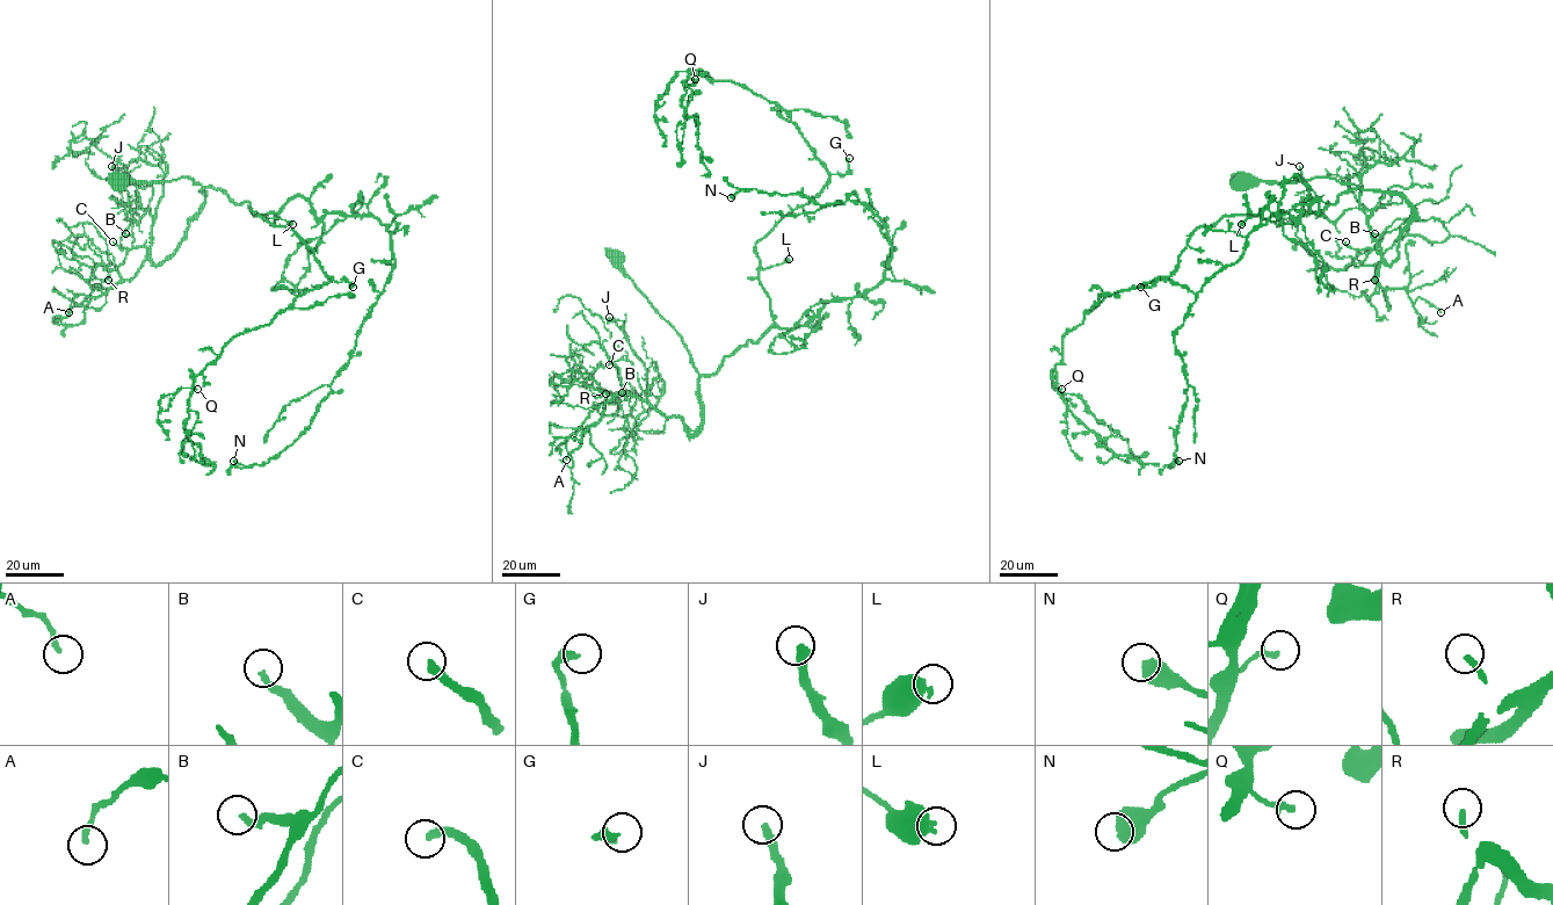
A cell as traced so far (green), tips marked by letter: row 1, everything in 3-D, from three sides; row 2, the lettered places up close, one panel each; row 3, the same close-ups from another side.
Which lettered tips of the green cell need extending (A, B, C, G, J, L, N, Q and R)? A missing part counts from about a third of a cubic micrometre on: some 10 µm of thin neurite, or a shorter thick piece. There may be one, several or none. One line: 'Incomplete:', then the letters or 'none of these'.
Incomplete: G, R

